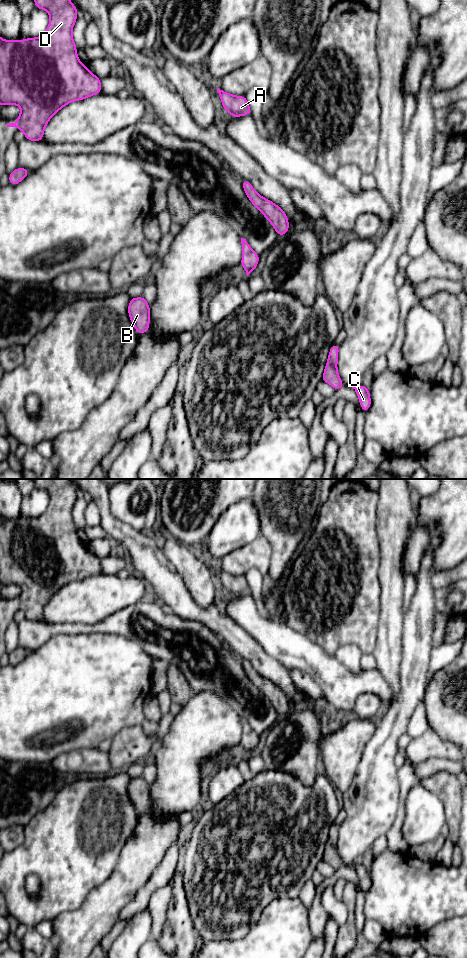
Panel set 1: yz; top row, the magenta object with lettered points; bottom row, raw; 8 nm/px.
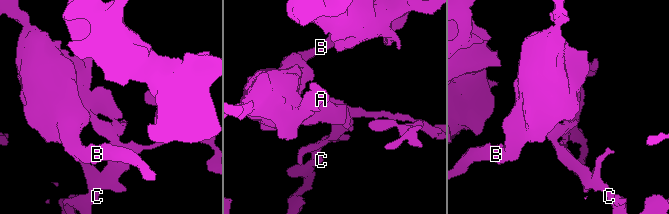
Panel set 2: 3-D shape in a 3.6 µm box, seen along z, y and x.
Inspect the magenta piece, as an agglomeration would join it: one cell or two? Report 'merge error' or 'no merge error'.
no merge error

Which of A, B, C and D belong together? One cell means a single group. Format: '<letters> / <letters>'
A B C D

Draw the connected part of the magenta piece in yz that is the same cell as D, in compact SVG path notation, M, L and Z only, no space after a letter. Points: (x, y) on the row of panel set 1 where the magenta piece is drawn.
M34 0L35 8L46 10L50 22L46 31L36 38L23 41L7 41L0 38L0 105L19 105L21 114L16 123L7 127L17 127L30 141L42 141L44 128L52 116L72 101L86 99L101 93L101 79L96 77L77 56L72 29L77 20L77 8L69 0Z

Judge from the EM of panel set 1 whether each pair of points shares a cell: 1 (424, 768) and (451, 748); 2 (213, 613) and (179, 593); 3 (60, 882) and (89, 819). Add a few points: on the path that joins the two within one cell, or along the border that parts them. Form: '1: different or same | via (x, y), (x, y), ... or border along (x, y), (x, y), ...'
1: different | border along (456, 761), (444, 758), (428, 758), (415, 763)
2: same | via (204, 613), (198, 613), (187, 602)
3: same | via (69, 866), (72, 847), (80, 835)

